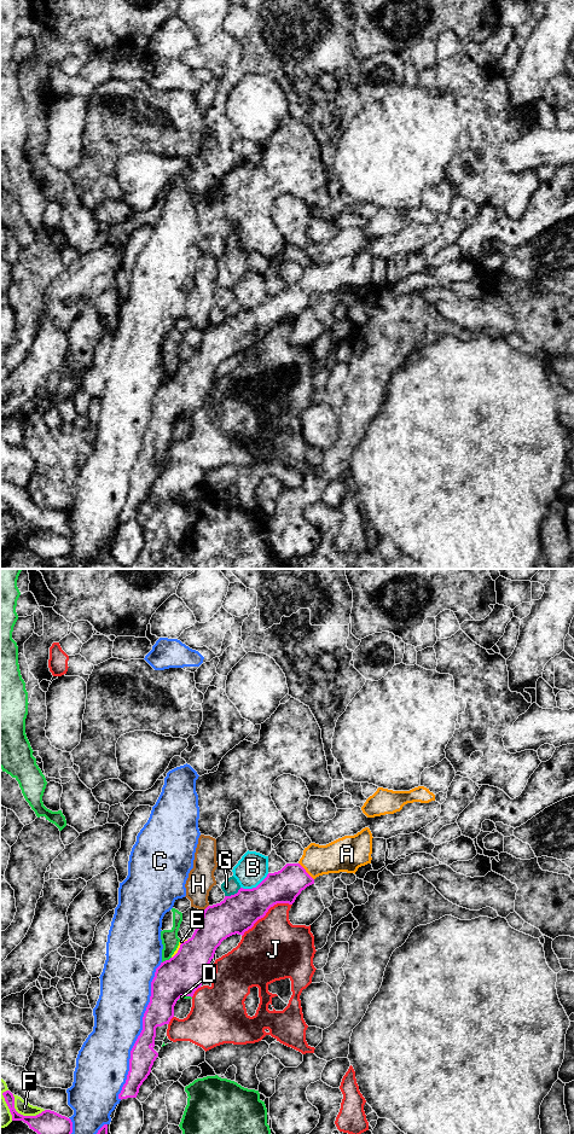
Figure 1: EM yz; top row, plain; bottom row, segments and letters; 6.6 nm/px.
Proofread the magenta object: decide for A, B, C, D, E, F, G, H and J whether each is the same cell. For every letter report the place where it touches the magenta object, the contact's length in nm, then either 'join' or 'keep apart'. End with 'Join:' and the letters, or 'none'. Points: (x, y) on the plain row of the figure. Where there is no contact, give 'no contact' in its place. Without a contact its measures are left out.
A: meets magenta in yz at (305, 291); contact 160 nm long; join
B: meets magenta in yz at (254, 308); contact 220 nm long; keep apart
C: meets magenta in yz at (141, 451); contact 950 nm long; keep apart
D: meets magenta in yz at (166, 381); contact 80 nm long; keep apart
E: meets magenta in yz at (179, 368); contact 170 nm long; keep apart
F: meets magenta in yz at (22, 535); contact 240 nm long; keep apart
G: meets magenta in yz at (232, 315); contact 130 nm long; keep apart
H: meets magenta in yz at (207, 327); contact 50 nm long; keep apart
J: meets magenta in yz at (266, 332); contact 400 nm long; keep apart
Join: A

